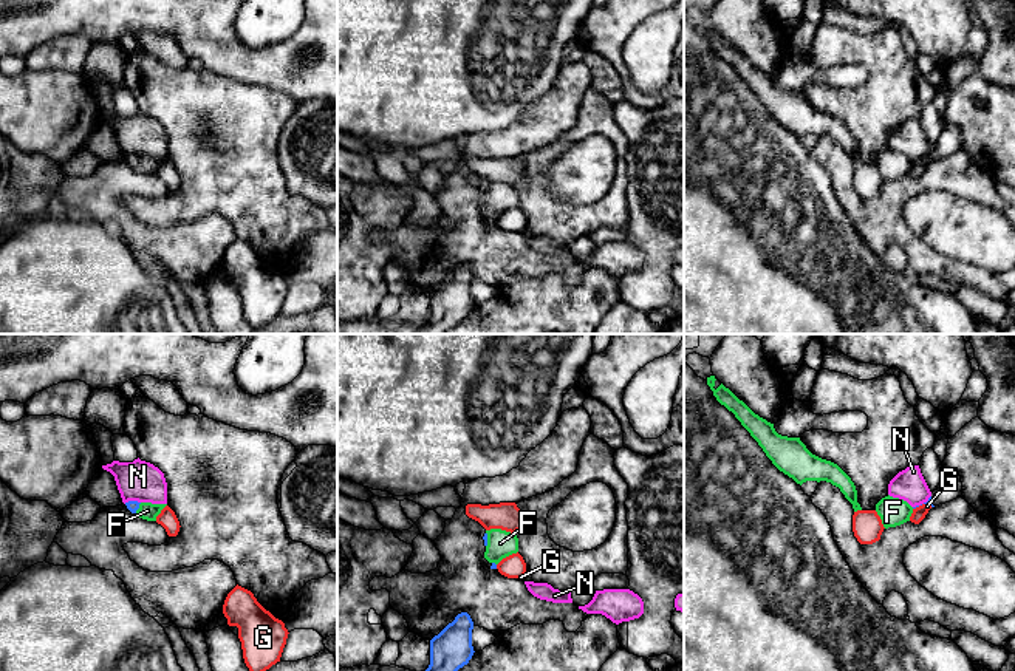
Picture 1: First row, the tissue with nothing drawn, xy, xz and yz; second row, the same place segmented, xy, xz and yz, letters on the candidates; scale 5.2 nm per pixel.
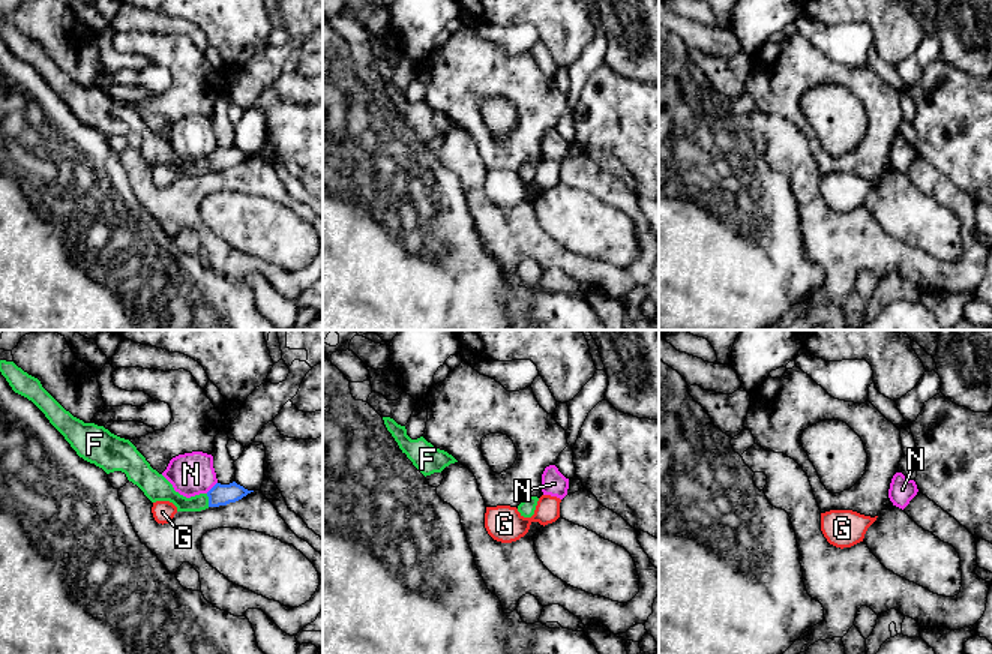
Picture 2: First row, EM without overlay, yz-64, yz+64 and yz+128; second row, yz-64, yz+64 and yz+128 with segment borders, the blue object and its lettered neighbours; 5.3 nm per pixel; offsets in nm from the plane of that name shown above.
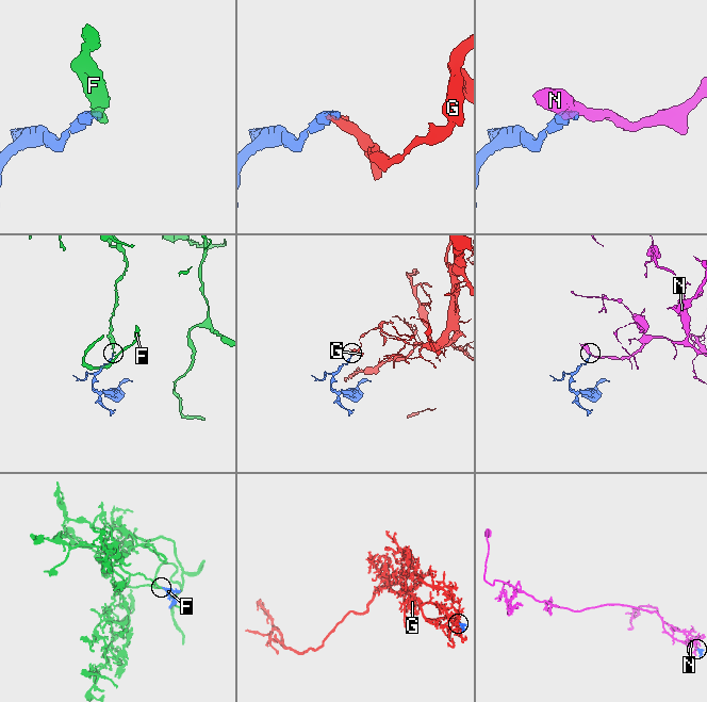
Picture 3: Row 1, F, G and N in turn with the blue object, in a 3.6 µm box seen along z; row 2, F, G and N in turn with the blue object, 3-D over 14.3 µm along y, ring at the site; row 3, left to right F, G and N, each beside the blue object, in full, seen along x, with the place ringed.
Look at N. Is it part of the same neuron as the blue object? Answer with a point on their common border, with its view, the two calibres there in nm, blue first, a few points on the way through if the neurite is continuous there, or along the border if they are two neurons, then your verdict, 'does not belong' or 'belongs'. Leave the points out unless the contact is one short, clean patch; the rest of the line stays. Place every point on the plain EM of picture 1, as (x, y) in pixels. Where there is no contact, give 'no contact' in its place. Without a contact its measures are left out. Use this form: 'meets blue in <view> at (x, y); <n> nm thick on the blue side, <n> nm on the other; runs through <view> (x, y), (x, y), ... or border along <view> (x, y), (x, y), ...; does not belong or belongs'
meets blue in yz at (924, 156); 20 nm thick on the blue side, 160 nm on the other; border along yz (930, 149), (913, 161); does not belong

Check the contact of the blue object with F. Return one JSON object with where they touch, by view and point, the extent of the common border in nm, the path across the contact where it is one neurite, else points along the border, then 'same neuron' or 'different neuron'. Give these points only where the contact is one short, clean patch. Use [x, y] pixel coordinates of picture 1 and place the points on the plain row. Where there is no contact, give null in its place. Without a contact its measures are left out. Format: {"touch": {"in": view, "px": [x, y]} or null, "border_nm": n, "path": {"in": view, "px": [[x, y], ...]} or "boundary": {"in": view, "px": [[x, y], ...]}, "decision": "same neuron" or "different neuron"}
{"touch": {"in": "xz", "px": [486, 194]}, "border_nm": 80, "path": {"in": "xz", "px": [[485, 190], [486, 194], [500, 197]]}, "decision": "same neuron"}

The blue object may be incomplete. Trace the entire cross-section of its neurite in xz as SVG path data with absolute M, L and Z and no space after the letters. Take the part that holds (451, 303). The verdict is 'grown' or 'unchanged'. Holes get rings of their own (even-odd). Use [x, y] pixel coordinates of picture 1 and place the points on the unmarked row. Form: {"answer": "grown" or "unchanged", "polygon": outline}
{"answer": "unchanged", "polygon": "M461 266L438 289L430 294L430 318L419 334L449 334L473 309L473 275Z"}

